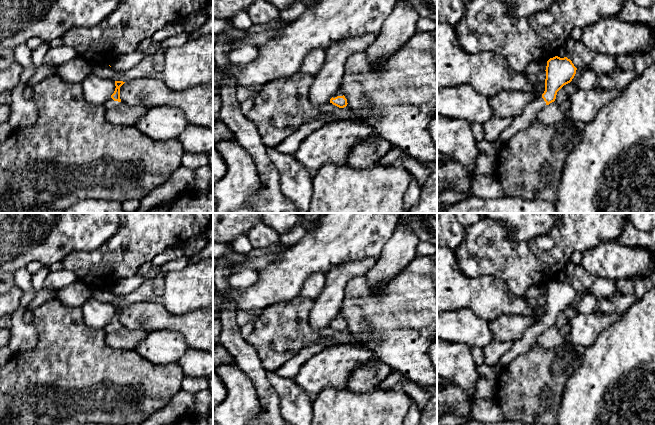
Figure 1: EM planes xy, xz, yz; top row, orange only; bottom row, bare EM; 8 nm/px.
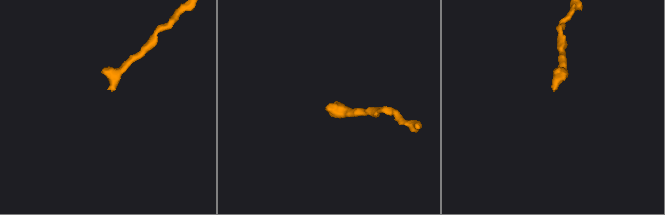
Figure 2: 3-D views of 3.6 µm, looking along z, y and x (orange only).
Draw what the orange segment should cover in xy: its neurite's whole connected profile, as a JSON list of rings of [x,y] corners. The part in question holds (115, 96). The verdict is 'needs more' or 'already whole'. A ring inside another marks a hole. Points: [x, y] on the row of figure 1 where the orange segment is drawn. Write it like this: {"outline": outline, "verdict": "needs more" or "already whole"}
{"outline": [[[115,81],[115,91],[111,95],[111,98],[105,102],[104,106],[106,110],[109,110],[113,107],[119,106],[122,102],[120,99],[120,87],[124,84],[125,82],[123,81]]], "verdict": "needs more"}

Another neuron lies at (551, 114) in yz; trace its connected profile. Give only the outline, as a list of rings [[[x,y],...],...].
[[[568,100],[560,104],[552,102],[537,113],[536,119],[546,125],[556,124],[566,119],[569,107],[570,103]]]

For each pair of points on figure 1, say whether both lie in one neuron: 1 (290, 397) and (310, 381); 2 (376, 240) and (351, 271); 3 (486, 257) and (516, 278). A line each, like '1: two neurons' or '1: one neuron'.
1: two neurons
2: two neurons
3: one neuron

